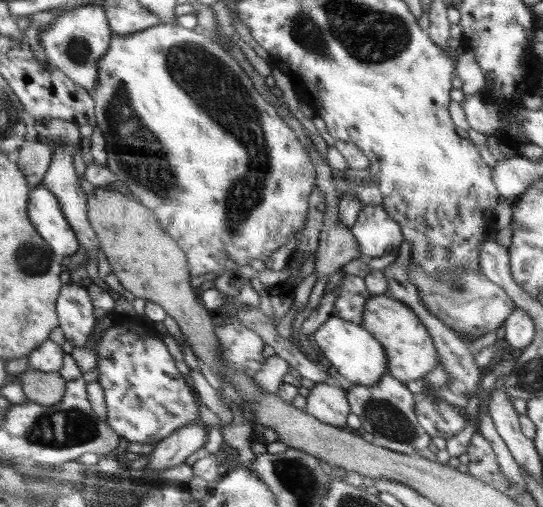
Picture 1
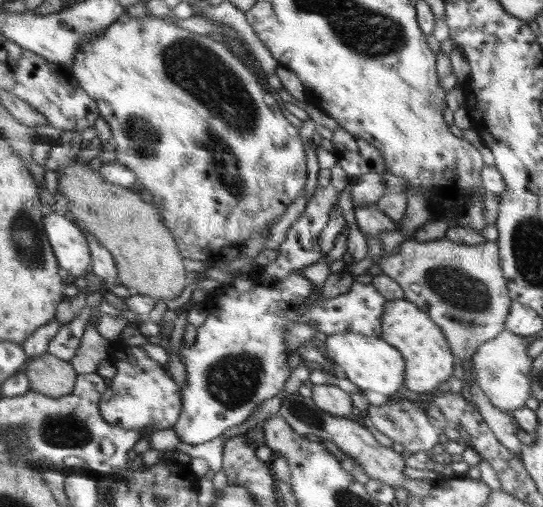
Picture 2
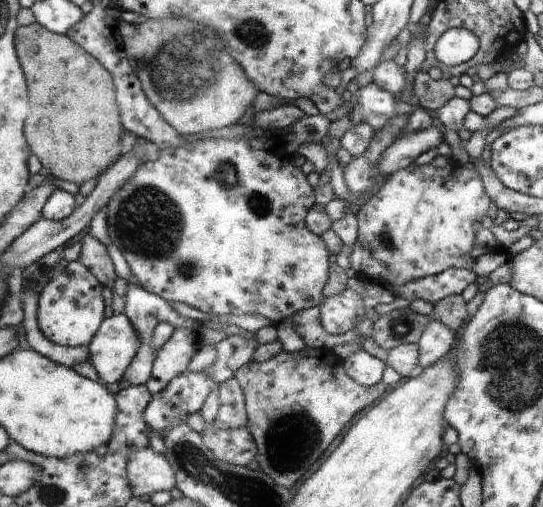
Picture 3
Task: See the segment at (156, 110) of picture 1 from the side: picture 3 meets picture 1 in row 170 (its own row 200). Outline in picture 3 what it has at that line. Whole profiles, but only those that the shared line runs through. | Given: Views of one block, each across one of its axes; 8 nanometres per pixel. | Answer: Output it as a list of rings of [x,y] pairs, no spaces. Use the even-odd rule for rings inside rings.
[[[204,138],[186,143],[178,148],[158,150],[158,159],[143,163],[132,176],[132,180],[120,186],[118,192],[112,194],[107,205],[108,238],[124,256],[130,270],[139,280],[143,290],[161,297],[167,302],[182,302],[205,313],[226,316],[229,314],[258,314],[279,324],[289,321],[298,312],[312,307],[320,307],[324,301],[324,288],[328,284],[331,255],[321,236],[313,234],[305,224],[306,214],[316,205],[313,187],[307,180],[302,168],[293,164],[293,156],[288,154],[276,156],[268,150],[250,148],[244,140],[228,140],[220,138]]]

